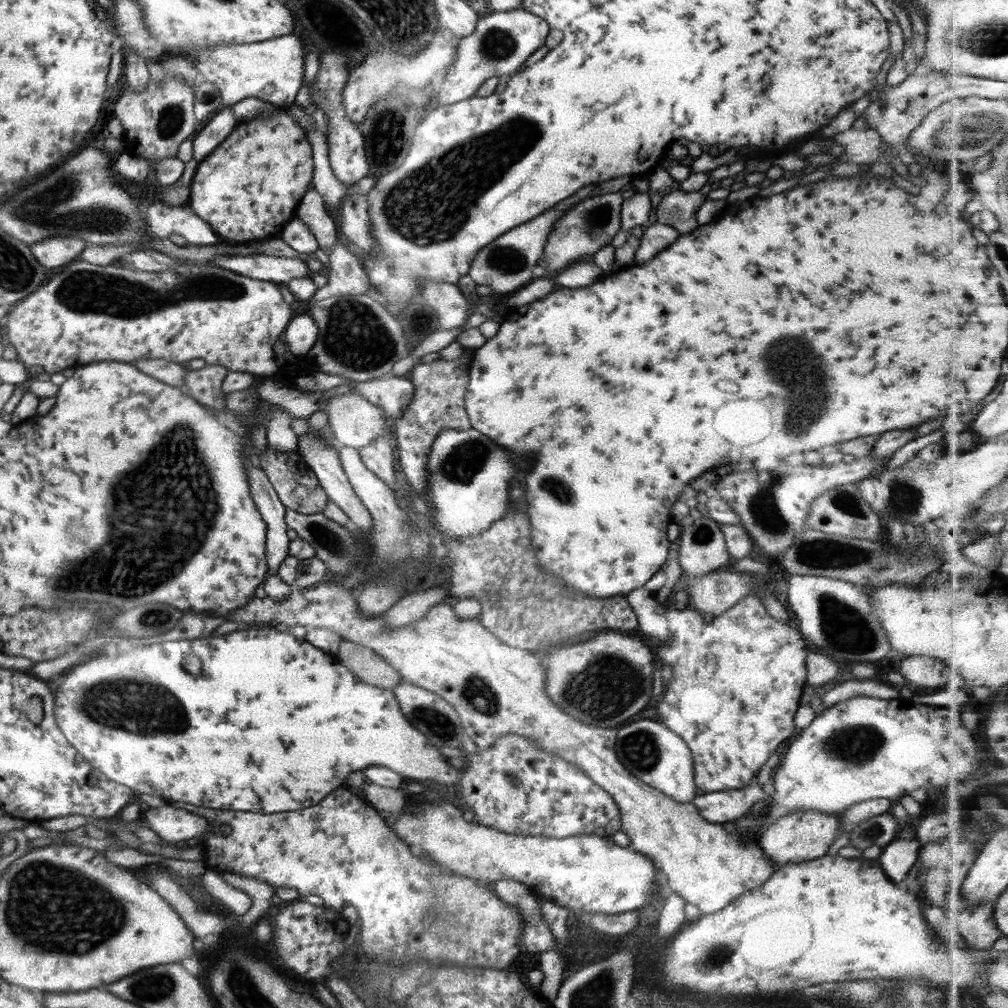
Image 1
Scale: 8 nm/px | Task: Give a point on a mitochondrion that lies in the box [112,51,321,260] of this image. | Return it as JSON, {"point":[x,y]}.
{"point":[170,118]}

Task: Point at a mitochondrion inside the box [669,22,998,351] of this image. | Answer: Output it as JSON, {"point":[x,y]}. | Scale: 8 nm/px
{"point":[967,143]}

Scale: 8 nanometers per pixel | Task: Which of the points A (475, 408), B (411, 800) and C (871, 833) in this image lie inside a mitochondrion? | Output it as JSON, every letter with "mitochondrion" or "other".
{"A":"other","B":"other","C":"mitochondrion"}

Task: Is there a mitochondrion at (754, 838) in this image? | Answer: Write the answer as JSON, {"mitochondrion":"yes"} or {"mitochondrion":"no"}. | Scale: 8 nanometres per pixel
{"mitochondrion":"no"}

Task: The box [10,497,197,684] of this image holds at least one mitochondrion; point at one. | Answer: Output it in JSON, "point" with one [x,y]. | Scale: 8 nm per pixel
{"point":[66,578]}

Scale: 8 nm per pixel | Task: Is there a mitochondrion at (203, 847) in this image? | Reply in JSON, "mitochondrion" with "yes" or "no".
{"mitochondrion":"no"}

